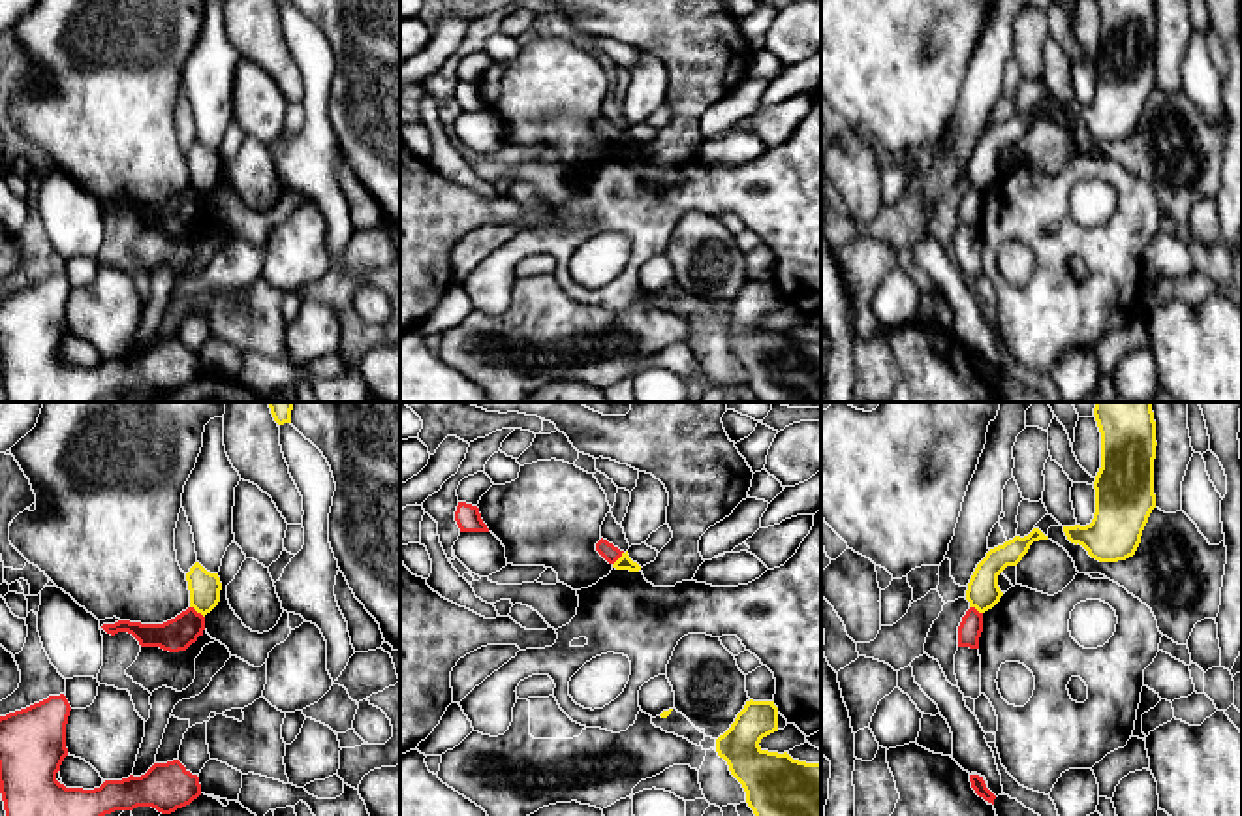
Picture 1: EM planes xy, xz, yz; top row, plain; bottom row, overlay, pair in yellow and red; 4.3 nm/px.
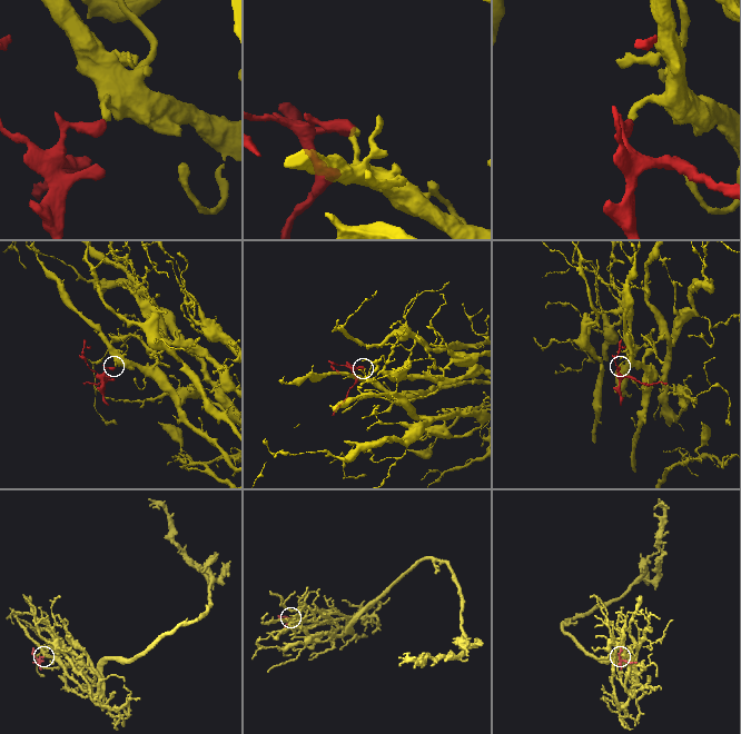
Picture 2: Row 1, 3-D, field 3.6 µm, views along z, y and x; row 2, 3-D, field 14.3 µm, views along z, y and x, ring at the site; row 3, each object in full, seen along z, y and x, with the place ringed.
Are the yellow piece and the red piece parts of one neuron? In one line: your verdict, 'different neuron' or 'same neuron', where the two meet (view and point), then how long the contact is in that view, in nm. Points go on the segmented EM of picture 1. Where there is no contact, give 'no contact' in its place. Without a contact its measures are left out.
different neuron | xy (198, 612) | 80 nm

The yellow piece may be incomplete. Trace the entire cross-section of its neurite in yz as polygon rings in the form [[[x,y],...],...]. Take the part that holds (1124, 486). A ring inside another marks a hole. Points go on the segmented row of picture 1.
[[[1095,402],[1094,416],[1101,432],[1101,468],[1094,481],[1095,513],[1090,525],[1063,526],[1063,532],[1071,543],[1082,545],[1092,558],[1118,562],[1135,555],[1156,508],[1156,421],[1152,402]]]

